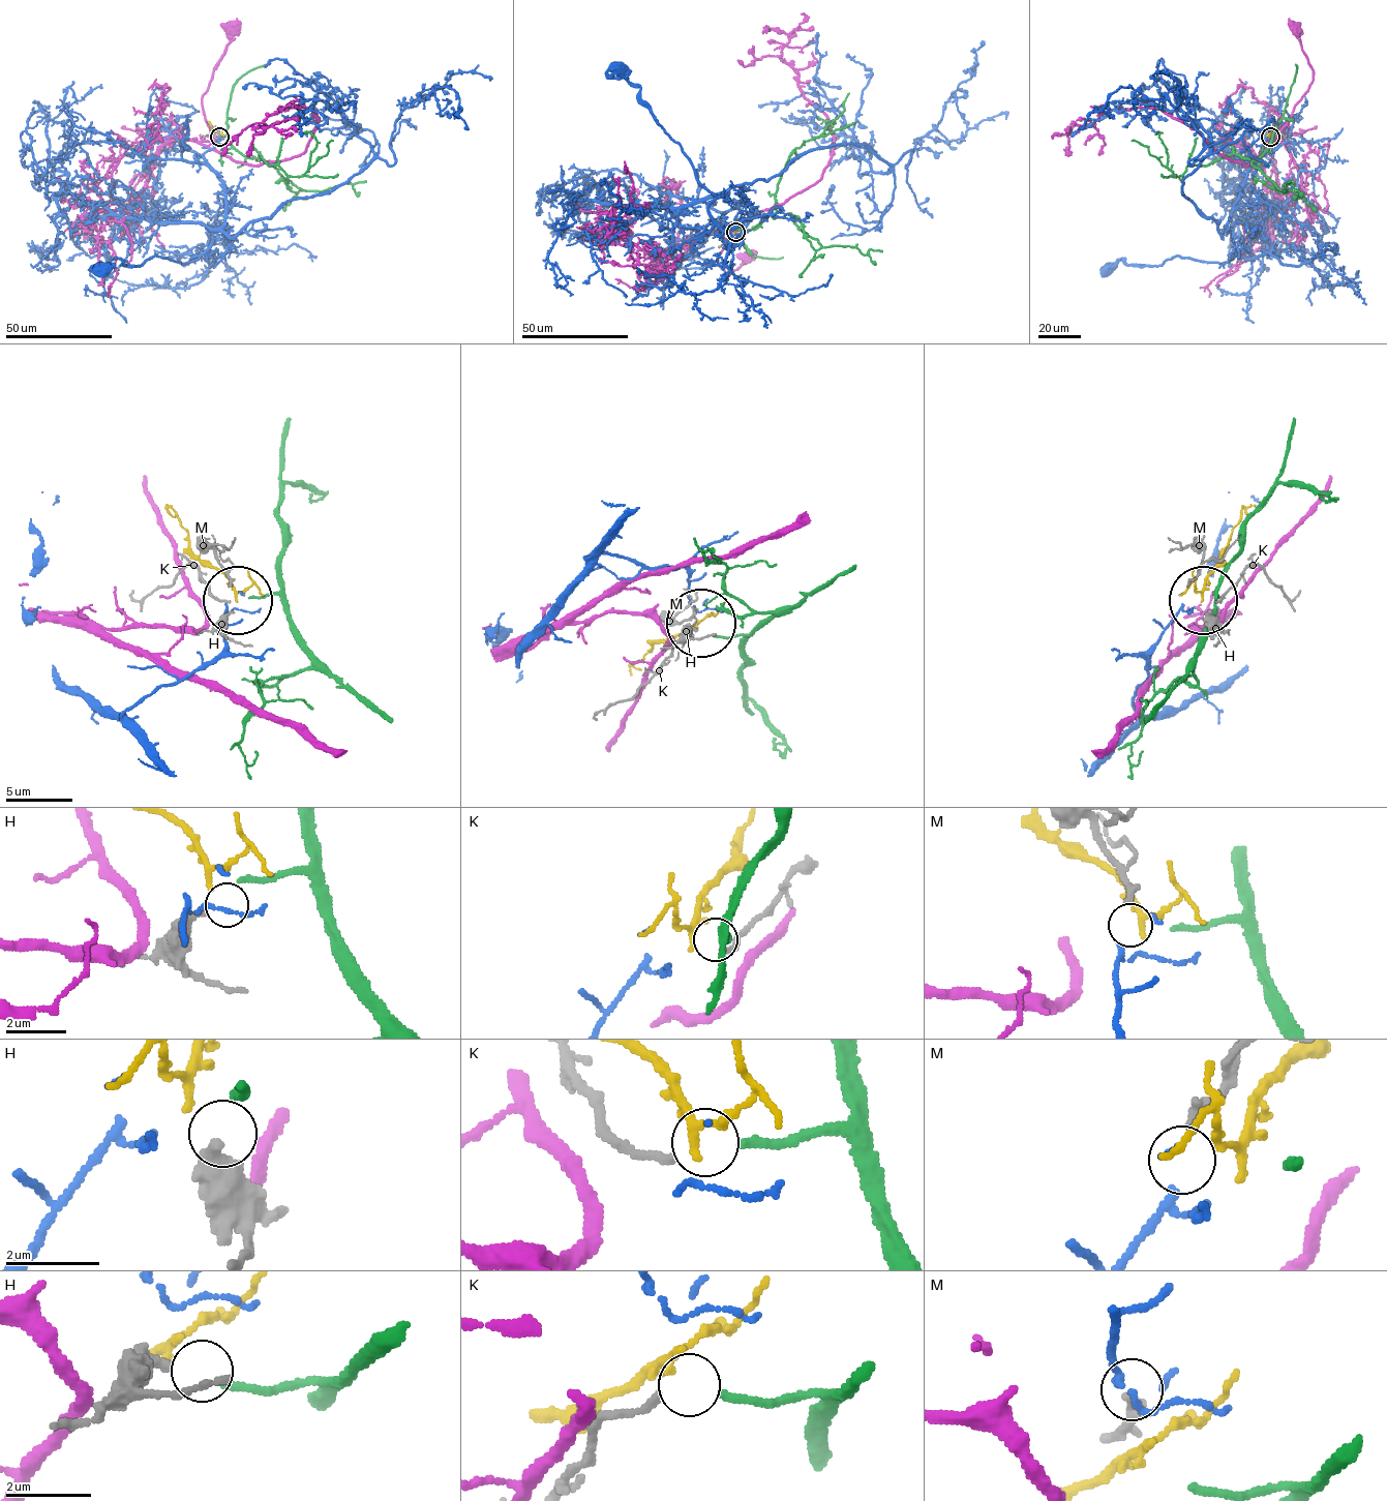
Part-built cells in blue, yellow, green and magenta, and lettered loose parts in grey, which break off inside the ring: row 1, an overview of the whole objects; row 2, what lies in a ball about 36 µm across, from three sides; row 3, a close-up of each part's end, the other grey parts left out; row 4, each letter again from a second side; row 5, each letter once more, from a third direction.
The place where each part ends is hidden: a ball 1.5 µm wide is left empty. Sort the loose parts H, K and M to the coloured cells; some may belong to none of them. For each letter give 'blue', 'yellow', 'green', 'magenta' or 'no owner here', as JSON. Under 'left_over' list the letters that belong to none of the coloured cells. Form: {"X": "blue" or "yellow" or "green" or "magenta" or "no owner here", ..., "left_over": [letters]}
{"H": "no owner here", "K": "green", "M": "blue", "left_over": ["H"]}

